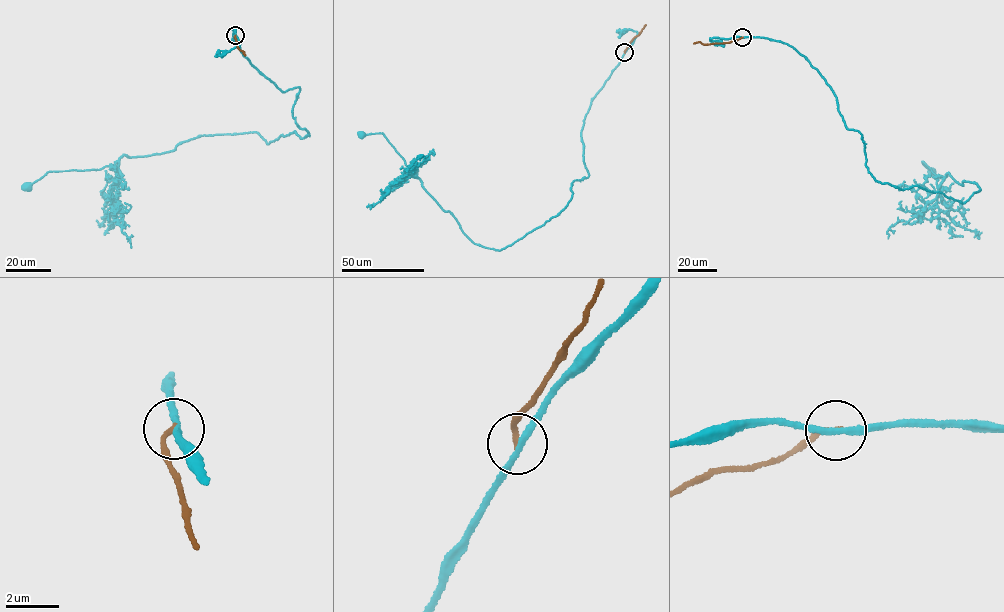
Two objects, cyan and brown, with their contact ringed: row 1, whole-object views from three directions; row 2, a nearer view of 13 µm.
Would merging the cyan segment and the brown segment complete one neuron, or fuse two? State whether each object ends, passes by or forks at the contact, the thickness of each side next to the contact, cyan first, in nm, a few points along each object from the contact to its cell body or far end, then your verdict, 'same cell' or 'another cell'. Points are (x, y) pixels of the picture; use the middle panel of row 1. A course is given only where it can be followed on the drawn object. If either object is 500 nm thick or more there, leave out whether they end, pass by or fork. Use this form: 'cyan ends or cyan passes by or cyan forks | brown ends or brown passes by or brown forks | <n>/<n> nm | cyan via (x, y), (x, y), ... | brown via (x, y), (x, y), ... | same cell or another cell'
cyan passes by | brown ends | 220/190 nm | cyan via (624, 52), (583, 122), (589, 175), (571, 183), (556, 216), (500, 250), (469, 239), (383, 134), (361, 134) | brown via (624, 52), (646, 24) | another cell

